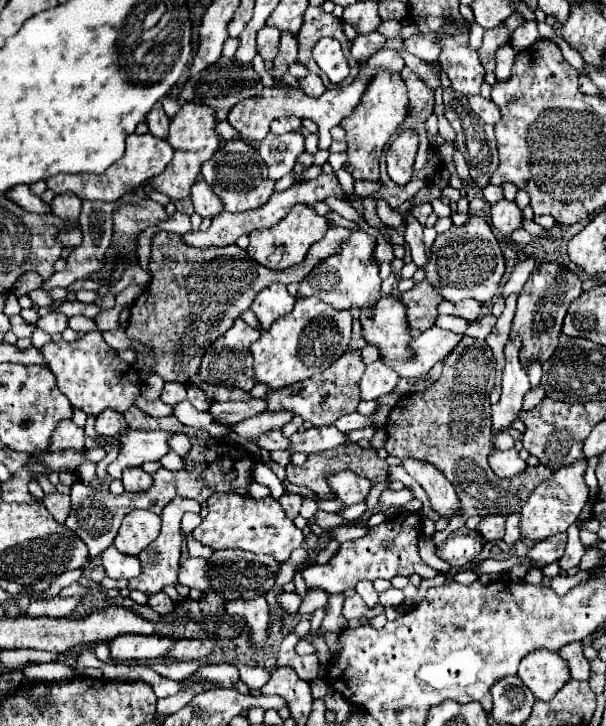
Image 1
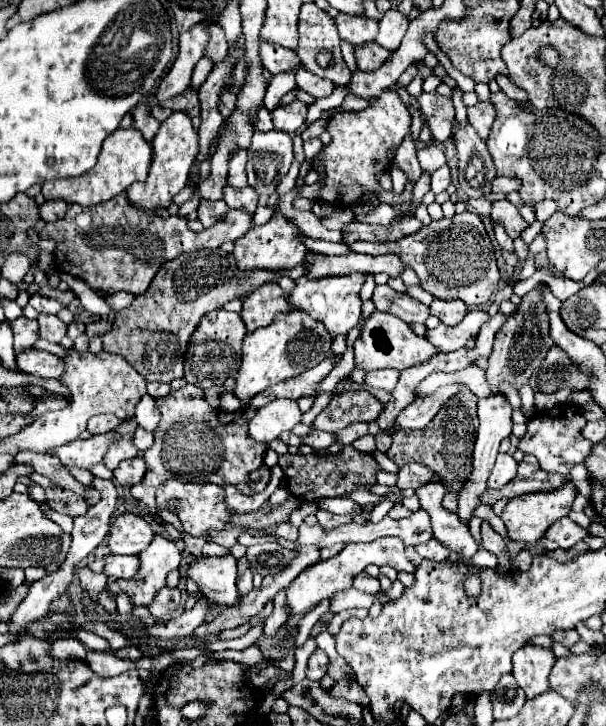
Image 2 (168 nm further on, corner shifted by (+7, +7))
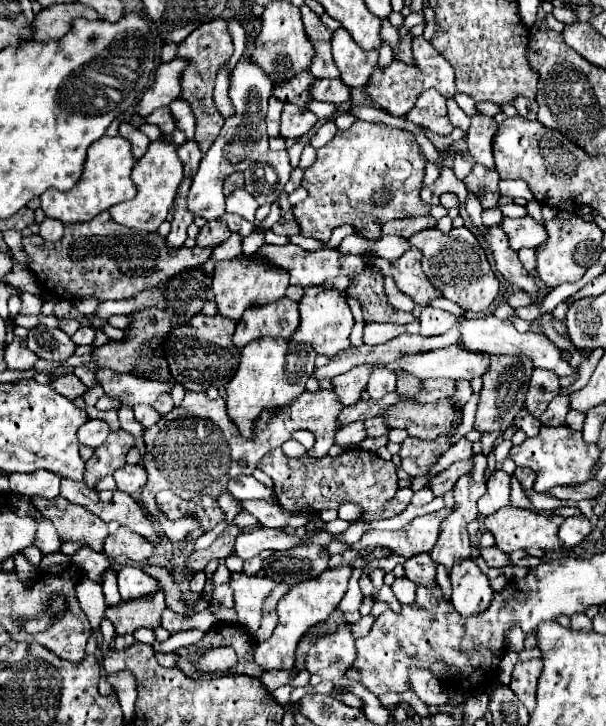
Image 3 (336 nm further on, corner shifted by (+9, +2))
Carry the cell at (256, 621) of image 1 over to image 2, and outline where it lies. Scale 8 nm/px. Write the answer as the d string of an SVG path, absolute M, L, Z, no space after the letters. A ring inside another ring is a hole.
M246 557L238 559L238 589L242 595L246 595L250 589L252 589L252 569L250 569L250 563Z

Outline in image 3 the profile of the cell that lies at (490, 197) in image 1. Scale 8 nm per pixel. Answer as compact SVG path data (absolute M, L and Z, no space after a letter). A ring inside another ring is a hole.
M502 180L498 190L500 190L502 196L508 196L508 198L524 198L524 200L532 200L534 198L524 180Z

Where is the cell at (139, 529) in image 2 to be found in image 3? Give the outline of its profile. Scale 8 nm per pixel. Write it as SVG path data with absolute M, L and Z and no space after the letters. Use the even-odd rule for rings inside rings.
M120 526L104 542L104 554L108 558L126 556L126 558L130 558L134 562L144 562L146 558L150 558L152 552L154 552L152 544L144 536L132 532L130 528L124 528L124 526Z

